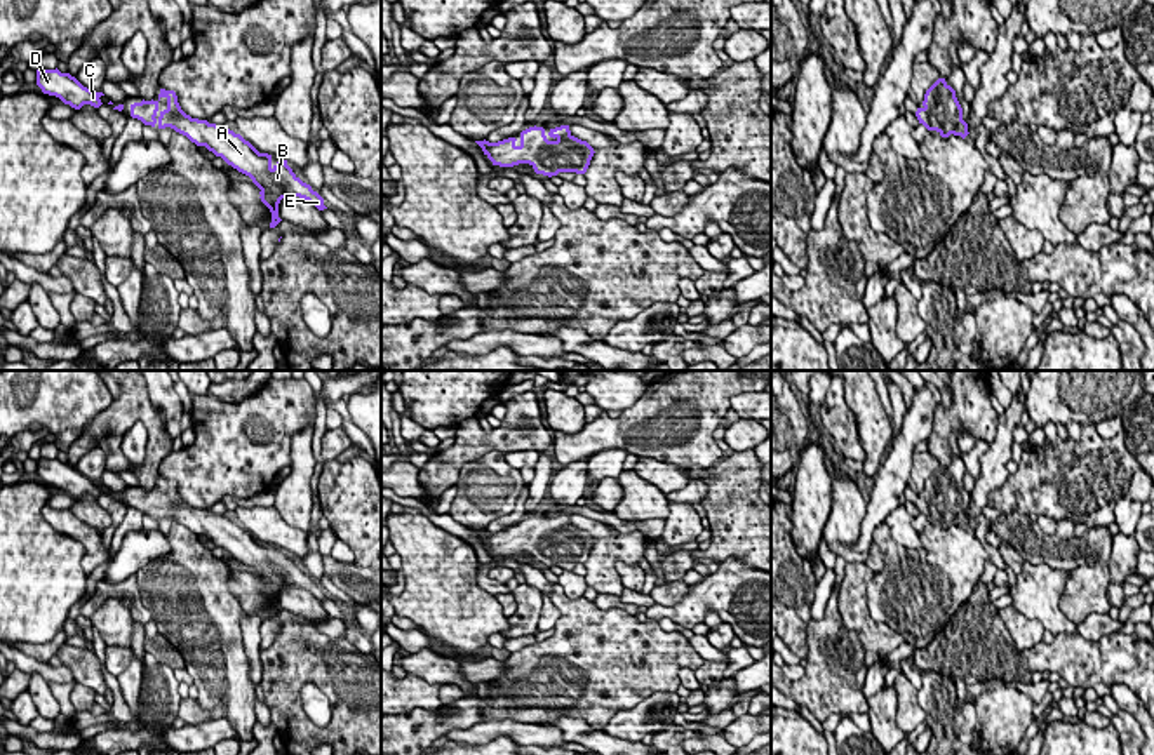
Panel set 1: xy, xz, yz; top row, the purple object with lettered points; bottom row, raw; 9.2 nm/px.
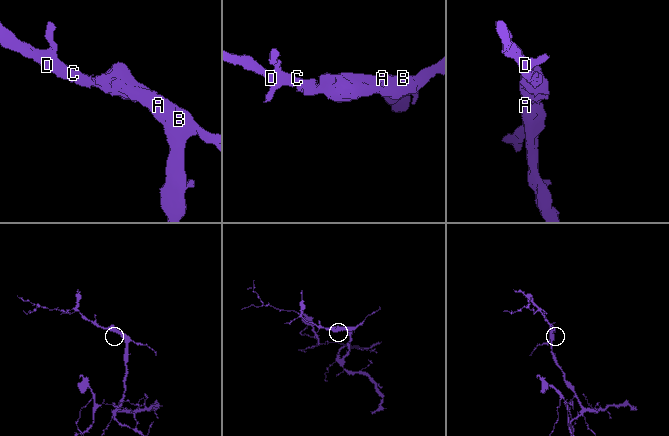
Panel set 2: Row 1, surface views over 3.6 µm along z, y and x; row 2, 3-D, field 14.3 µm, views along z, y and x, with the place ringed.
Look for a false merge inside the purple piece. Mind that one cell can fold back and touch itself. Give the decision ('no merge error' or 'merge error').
no merge error

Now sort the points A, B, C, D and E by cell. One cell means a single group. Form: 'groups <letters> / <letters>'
groups A B C D E

